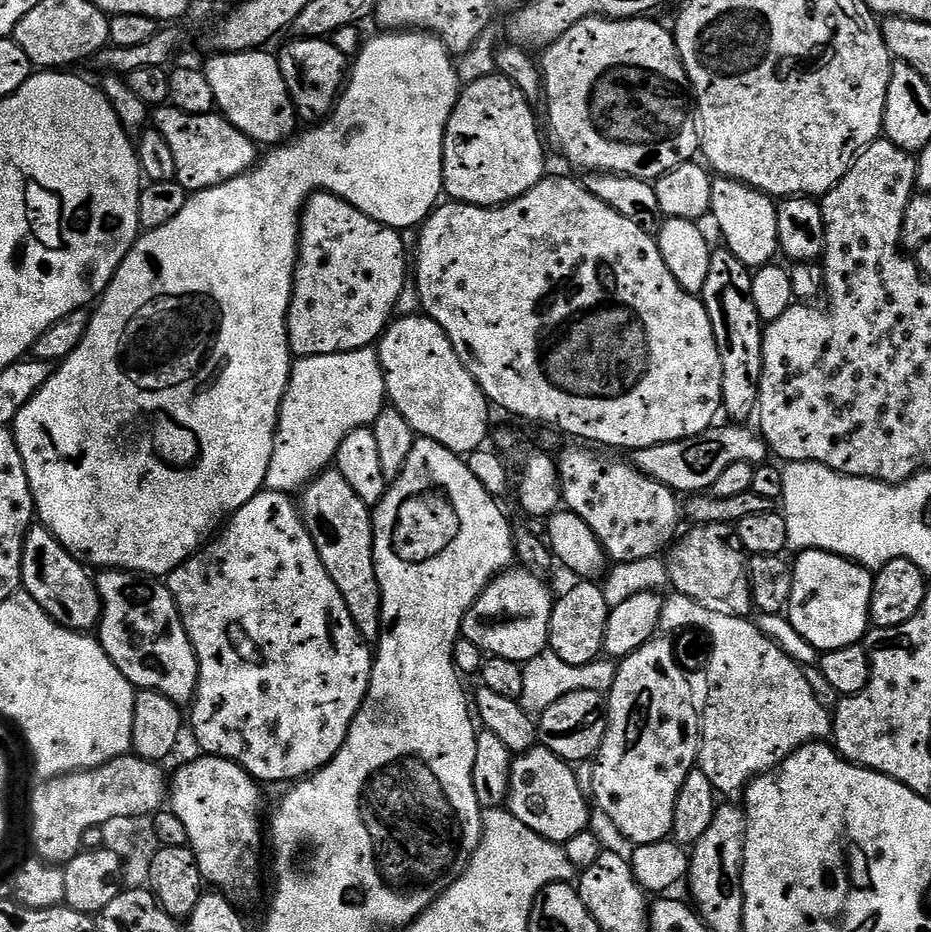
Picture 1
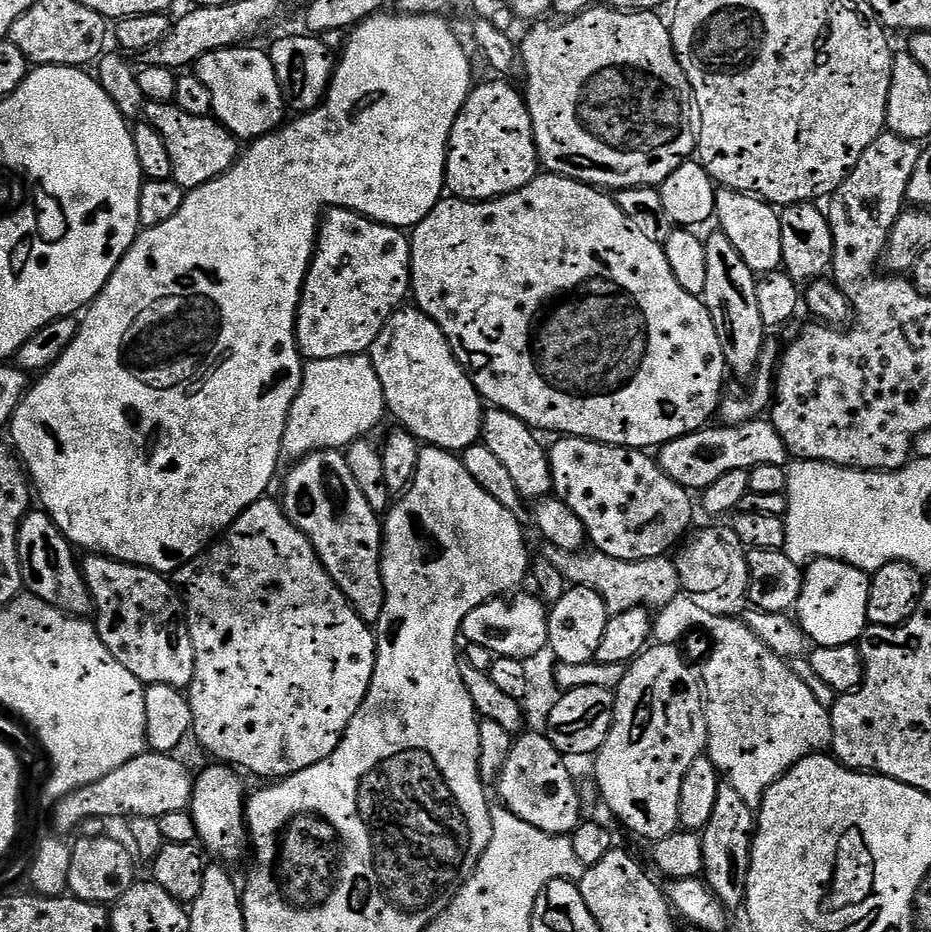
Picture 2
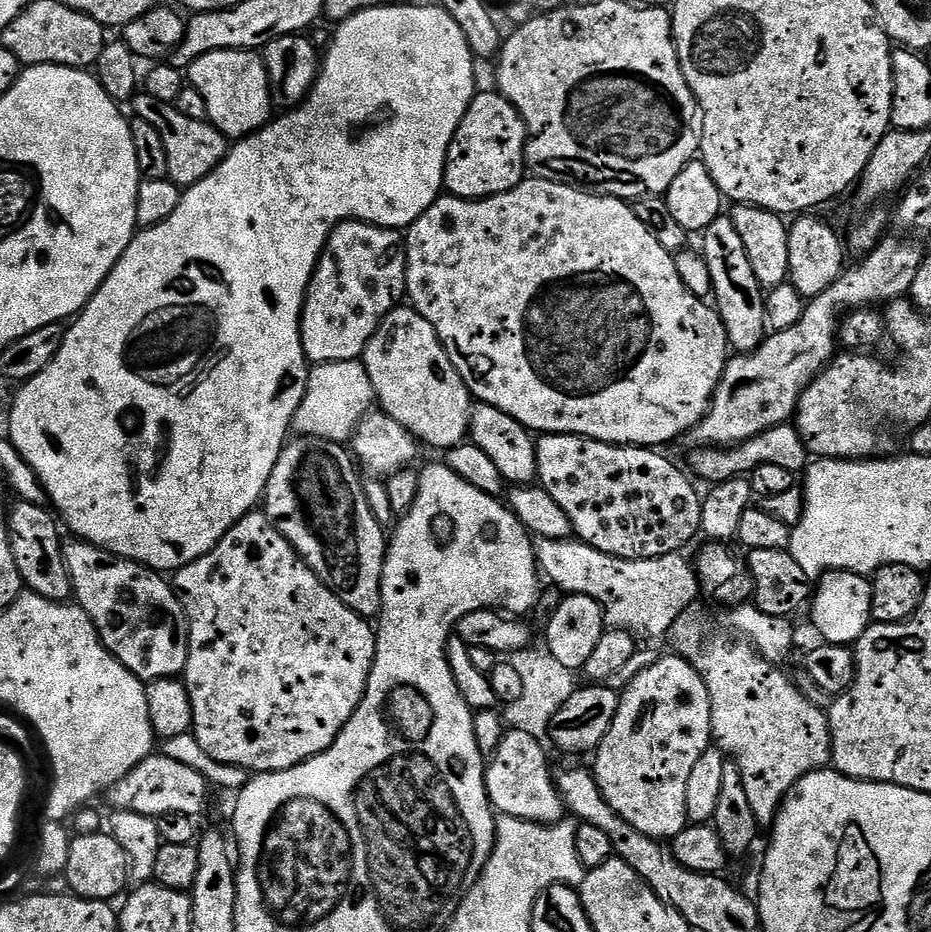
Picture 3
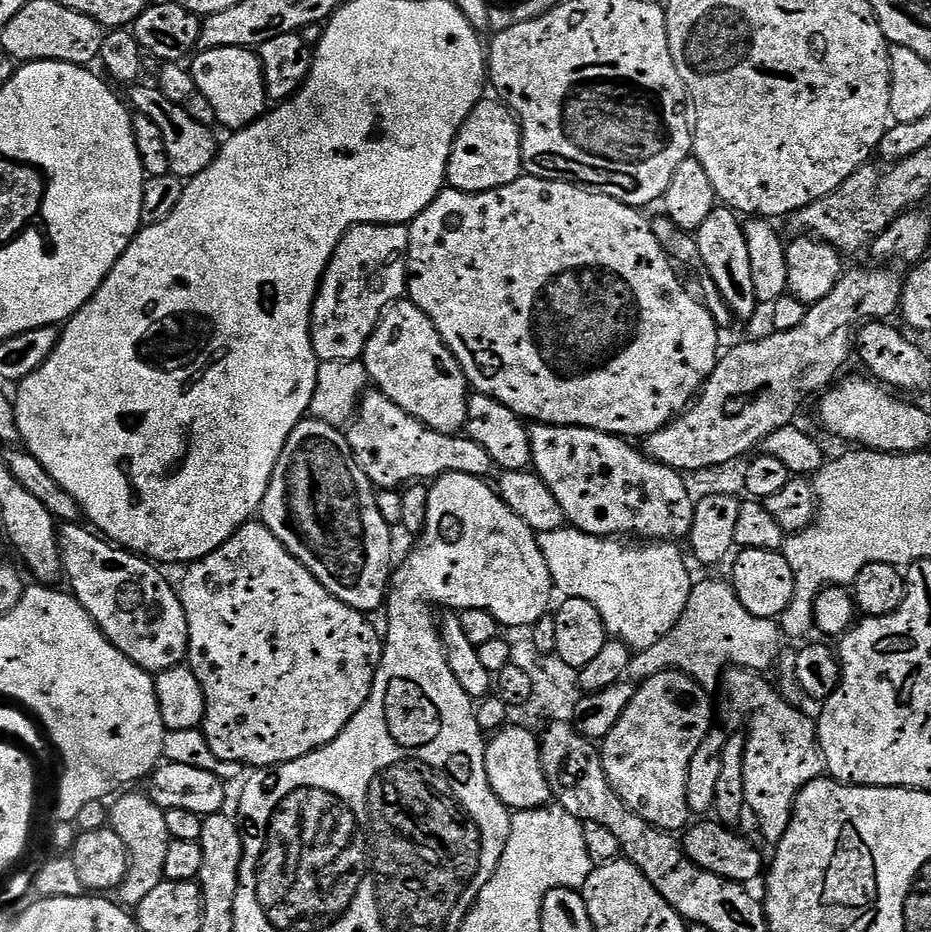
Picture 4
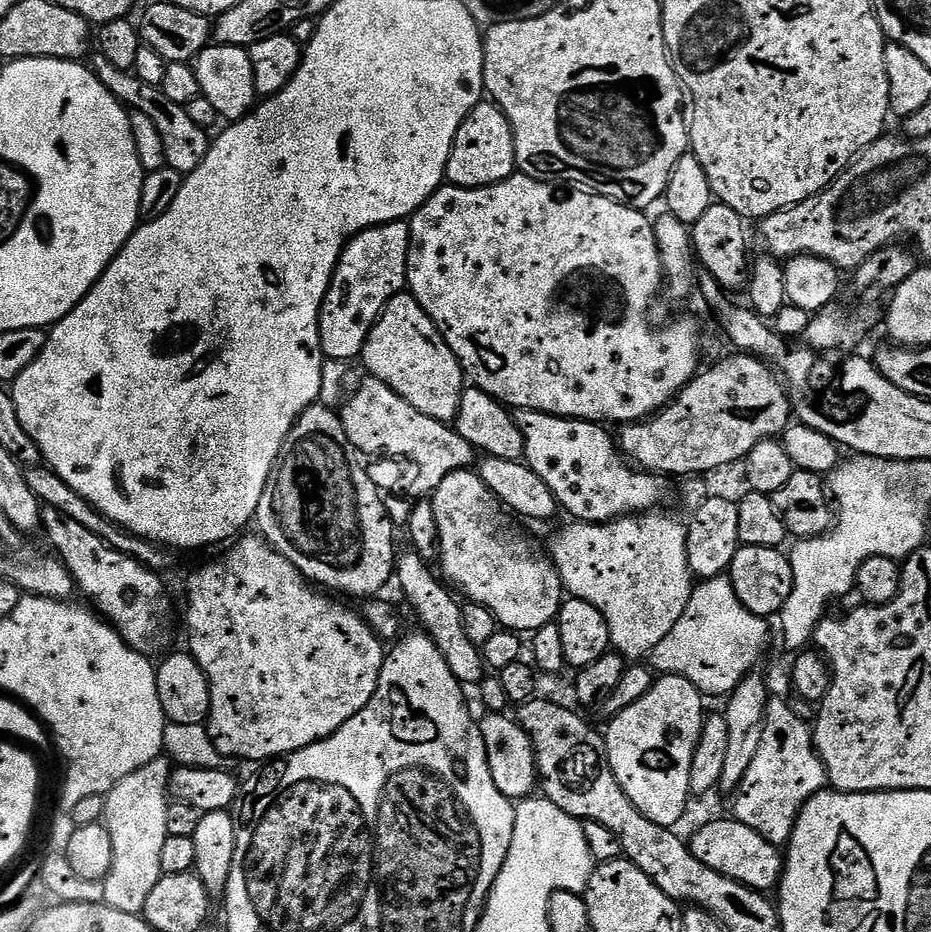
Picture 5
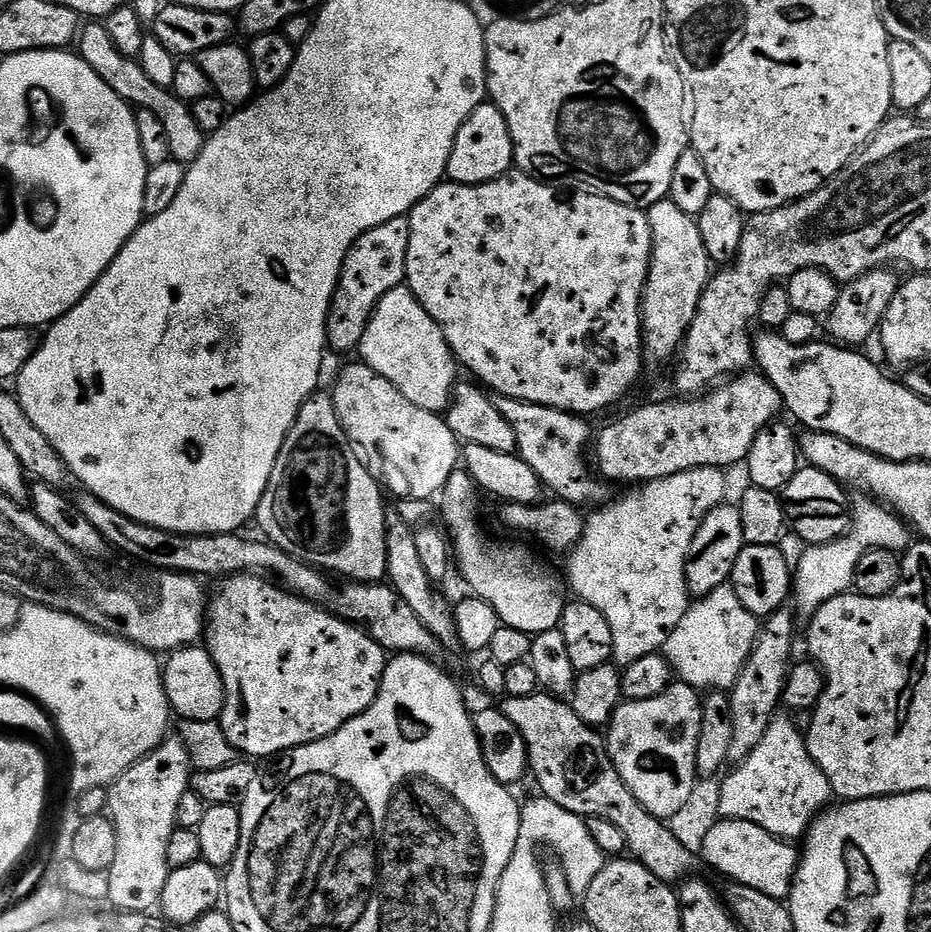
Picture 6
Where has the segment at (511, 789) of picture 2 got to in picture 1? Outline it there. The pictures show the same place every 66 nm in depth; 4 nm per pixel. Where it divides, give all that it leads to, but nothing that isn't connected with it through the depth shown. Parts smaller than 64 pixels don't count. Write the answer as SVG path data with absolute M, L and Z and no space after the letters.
M537 746L513 759L512 773L508 776L508 811L516 815L518 822L530 826L534 834L561 846L574 838L574 834L589 831L588 819L593 812L589 797L585 789L584 792L580 789L580 780L572 768L575 767L569 761L558 758L549 748Z

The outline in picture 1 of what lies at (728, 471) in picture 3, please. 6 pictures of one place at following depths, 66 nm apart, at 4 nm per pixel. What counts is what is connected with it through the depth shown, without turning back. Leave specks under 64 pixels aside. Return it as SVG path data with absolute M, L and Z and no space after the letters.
M740 422L725 423L725 428L713 426L702 434L685 440L666 442L658 446L646 446L631 453L630 462L642 474L662 482L677 494L704 494L718 482L719 476L736 462L759 466L769 459L768 446L759 431L752 432Z

